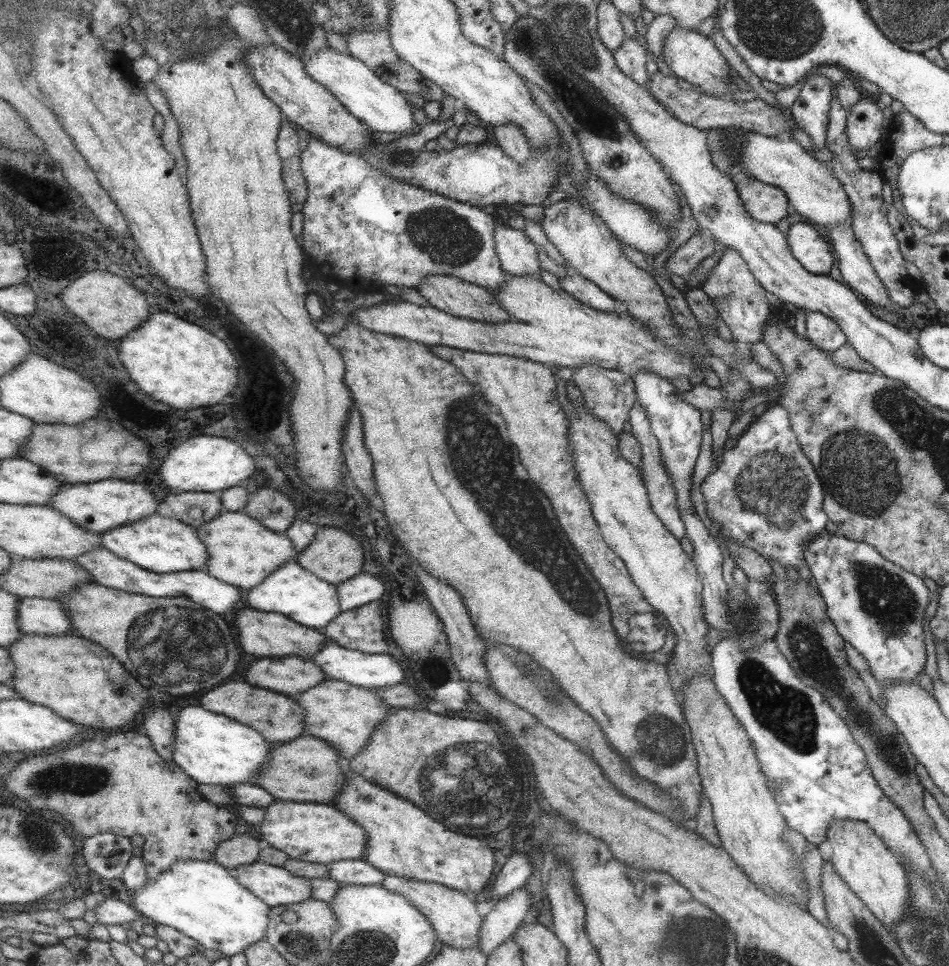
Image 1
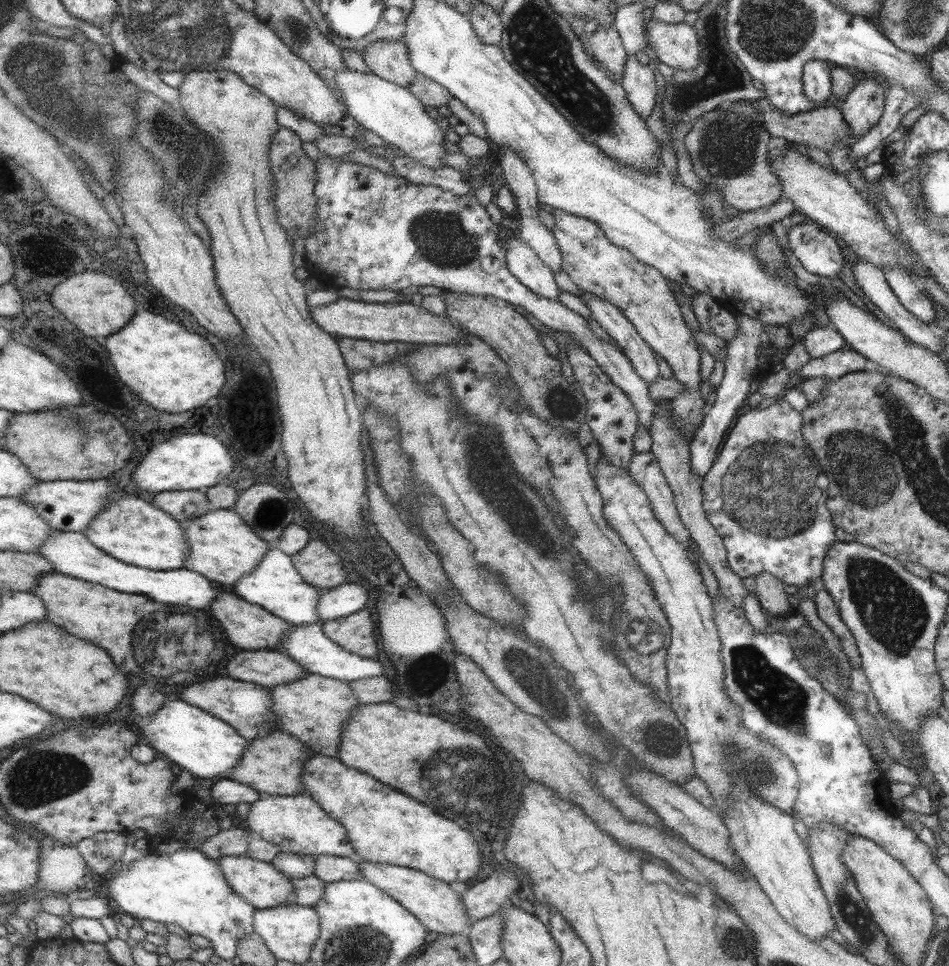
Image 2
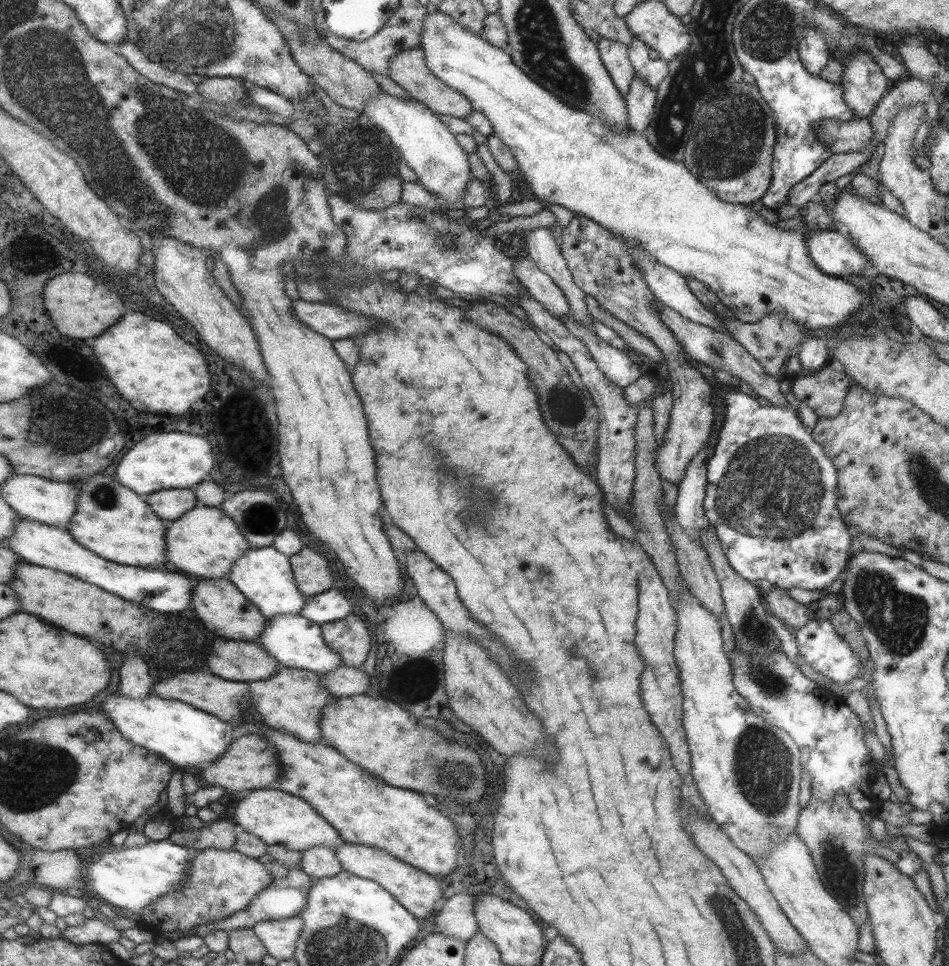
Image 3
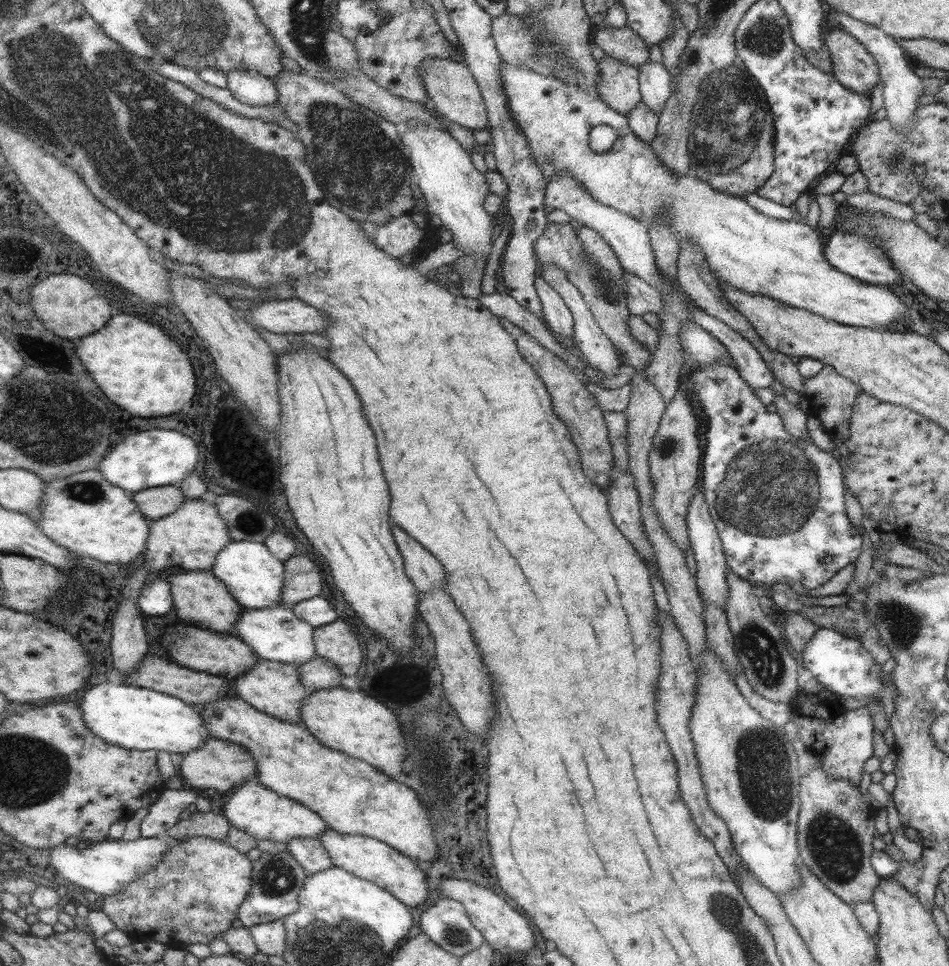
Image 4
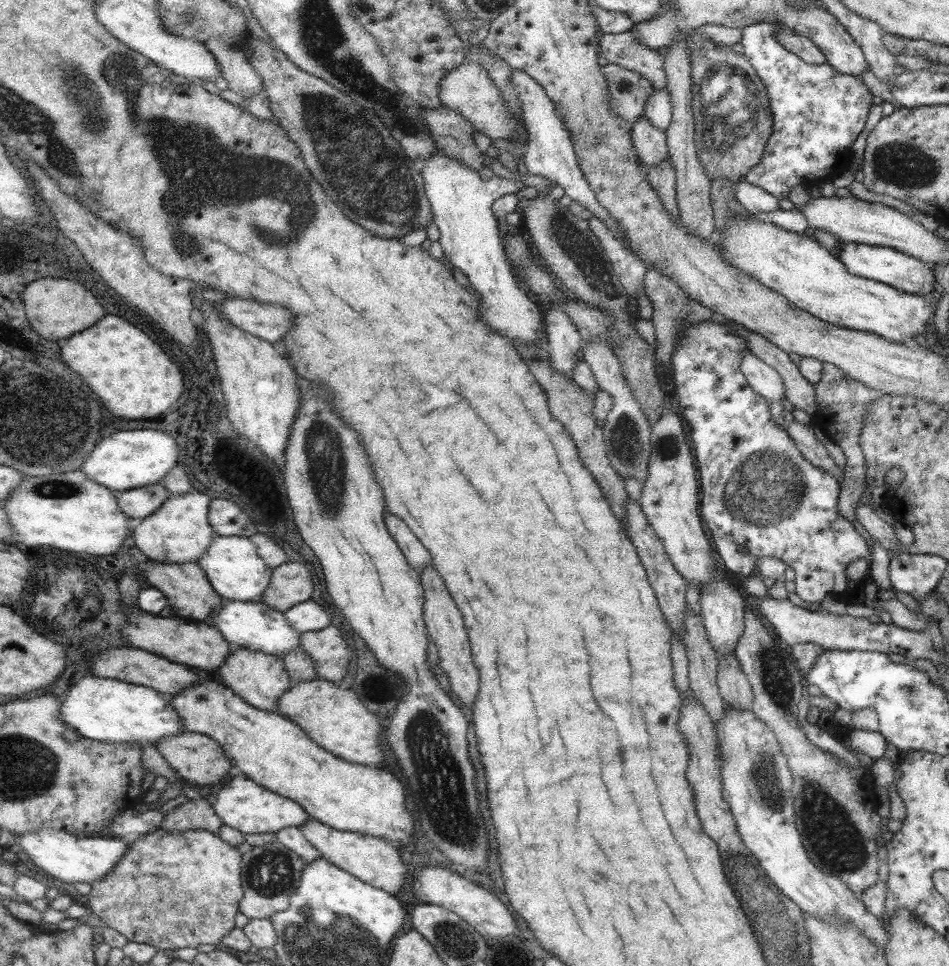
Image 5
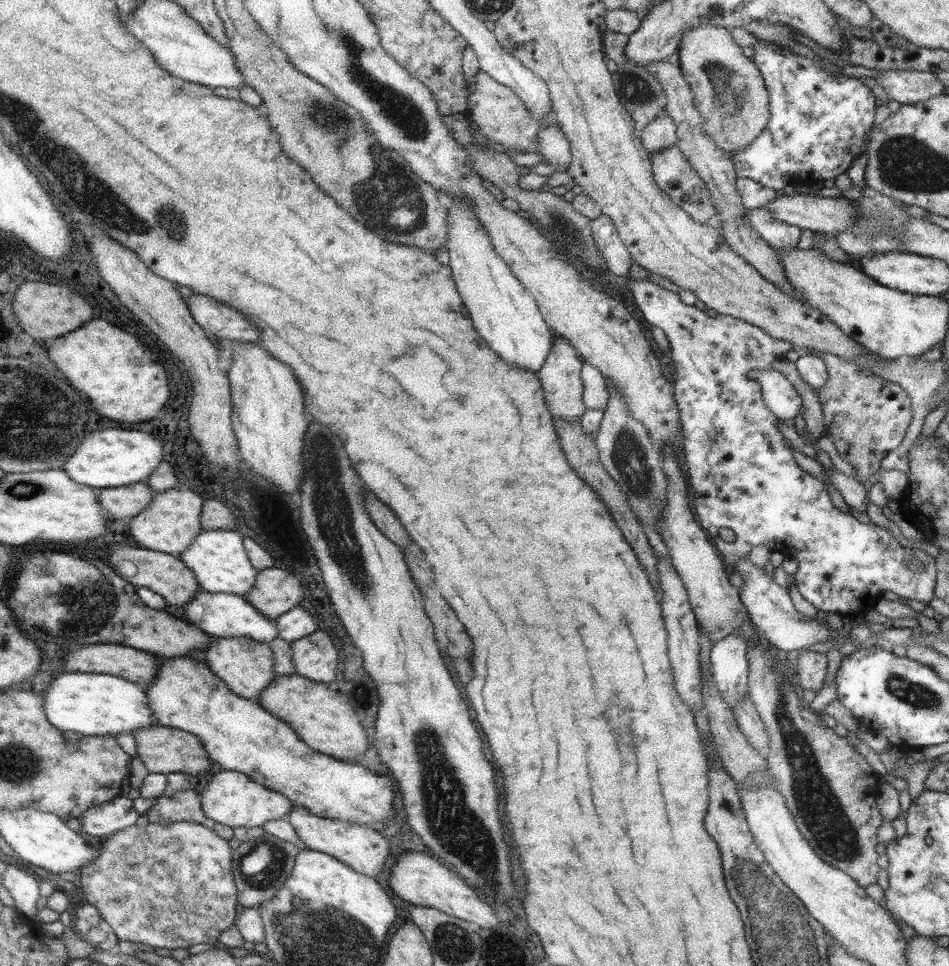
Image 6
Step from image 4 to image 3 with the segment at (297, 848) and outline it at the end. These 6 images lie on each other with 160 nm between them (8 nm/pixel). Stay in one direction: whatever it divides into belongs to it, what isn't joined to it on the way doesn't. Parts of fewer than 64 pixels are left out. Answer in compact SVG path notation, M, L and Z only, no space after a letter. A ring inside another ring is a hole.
M316 846L309 850L303 850L303 852L304 857L301 868L315 880L333 878L346 870L332 848Z

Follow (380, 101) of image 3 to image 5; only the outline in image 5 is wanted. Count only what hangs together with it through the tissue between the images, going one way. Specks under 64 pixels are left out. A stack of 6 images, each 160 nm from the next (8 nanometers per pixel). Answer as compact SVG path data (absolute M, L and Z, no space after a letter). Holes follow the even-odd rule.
M445 151L433 153L420 168L424 176L425 192L432 204L434 222L439 228L439 242L445 258L460 269L470 282L471 290L481 294L479 316L485 324L510 343L519 340L527 346L538 346L536 332L543 329L542 318L533 302L517 288L513 274L501 248L499 231L502 223L493 218L492 202L507 193L517 192L523 185L511 179L493 175L481 178L477 169L471 168L457 157L452 159Z

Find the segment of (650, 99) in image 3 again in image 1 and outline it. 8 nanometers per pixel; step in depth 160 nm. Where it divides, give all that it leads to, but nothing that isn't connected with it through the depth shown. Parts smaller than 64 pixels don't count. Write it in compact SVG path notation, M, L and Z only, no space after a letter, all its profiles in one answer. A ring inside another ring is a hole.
M625 37L619 48L612 52L612 56L620 67L620 71L625 73L625 76L648 90L646 87L649 77L647 77L645 71L645 62L649 59L649 54L645 53L645 49L635 37Z

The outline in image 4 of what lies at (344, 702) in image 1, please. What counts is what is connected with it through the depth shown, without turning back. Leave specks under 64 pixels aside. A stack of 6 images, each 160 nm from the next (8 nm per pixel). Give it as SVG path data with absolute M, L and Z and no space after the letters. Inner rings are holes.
M260 659L252 670L234 680L235 694L252 704L259 712L264 712L291 724L303 724L304 700L311 694L304 687L298 665Z

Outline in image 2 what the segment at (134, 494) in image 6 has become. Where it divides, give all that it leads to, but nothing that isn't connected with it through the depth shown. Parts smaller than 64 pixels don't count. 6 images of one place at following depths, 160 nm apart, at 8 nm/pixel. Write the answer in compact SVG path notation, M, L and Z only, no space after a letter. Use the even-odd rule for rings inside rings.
M206 490L167 491L154 494L153 503L164 509L183 524L195 518L201 518L212 511L211 501Z

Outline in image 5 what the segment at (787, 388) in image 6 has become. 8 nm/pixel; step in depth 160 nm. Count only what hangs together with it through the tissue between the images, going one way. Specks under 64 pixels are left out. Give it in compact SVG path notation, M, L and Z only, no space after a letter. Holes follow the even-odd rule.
M745 350L741 358L739 371L749 388L768 402L780 402L781 398L784 398L781 377L748 350Z

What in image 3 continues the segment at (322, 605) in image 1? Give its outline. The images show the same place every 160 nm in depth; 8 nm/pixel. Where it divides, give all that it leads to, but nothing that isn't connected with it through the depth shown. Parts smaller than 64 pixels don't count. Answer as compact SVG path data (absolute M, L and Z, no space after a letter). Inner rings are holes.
M274 546L250 548L236 562L231 573L229 579L267 618L275 618L281 614L302 614L304 606L308 603L298 585L290 556Z

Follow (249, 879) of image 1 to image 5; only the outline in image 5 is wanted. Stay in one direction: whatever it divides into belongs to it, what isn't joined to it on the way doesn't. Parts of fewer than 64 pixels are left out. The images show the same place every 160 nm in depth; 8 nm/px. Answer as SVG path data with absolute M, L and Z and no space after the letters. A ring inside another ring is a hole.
M191 830L189 832L163 832L153 831L145 837L139 837L137 841L131 842L129 853L125 855L124 860L116 865L116 868L110 872L105 878L98 878L96 882L91 884L91 893L89 893L89 910L97 914L107 927L118 930L124 934L130 941L155 945L162 950L195 947L200 944L213 944L221 946L222 940L235 928L235 918L239 914L241 900L245 896L243 892L243 884L241 884L241 871L244 854L241 854L237 848L227 841L223 841L218 834L205 830Z

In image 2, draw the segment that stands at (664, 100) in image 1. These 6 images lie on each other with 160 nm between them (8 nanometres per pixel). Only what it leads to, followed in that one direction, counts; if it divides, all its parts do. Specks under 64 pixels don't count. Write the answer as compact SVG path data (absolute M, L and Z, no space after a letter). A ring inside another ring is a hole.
M755 99L750 101L752 107L760 114L763 128L775 138L784 138L786 142L812 146L825 152L834 145L837 139L847 139L848 144L853 142L850 130L844 123L843 113L837 106L817 107L804 113L784 115L781 110L769 104L767 99Z

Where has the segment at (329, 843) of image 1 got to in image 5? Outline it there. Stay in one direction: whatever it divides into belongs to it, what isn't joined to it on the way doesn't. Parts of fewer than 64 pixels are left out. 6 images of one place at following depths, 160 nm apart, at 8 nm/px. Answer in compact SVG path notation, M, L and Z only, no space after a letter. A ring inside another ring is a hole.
M235 777L226 781L219 790L213 806L225 825L231 826L245 835L258 833L277 835L280 831L285 831L285 828L303 828L305 823L311 820L310 814L296 801L271 792L248 778Z

